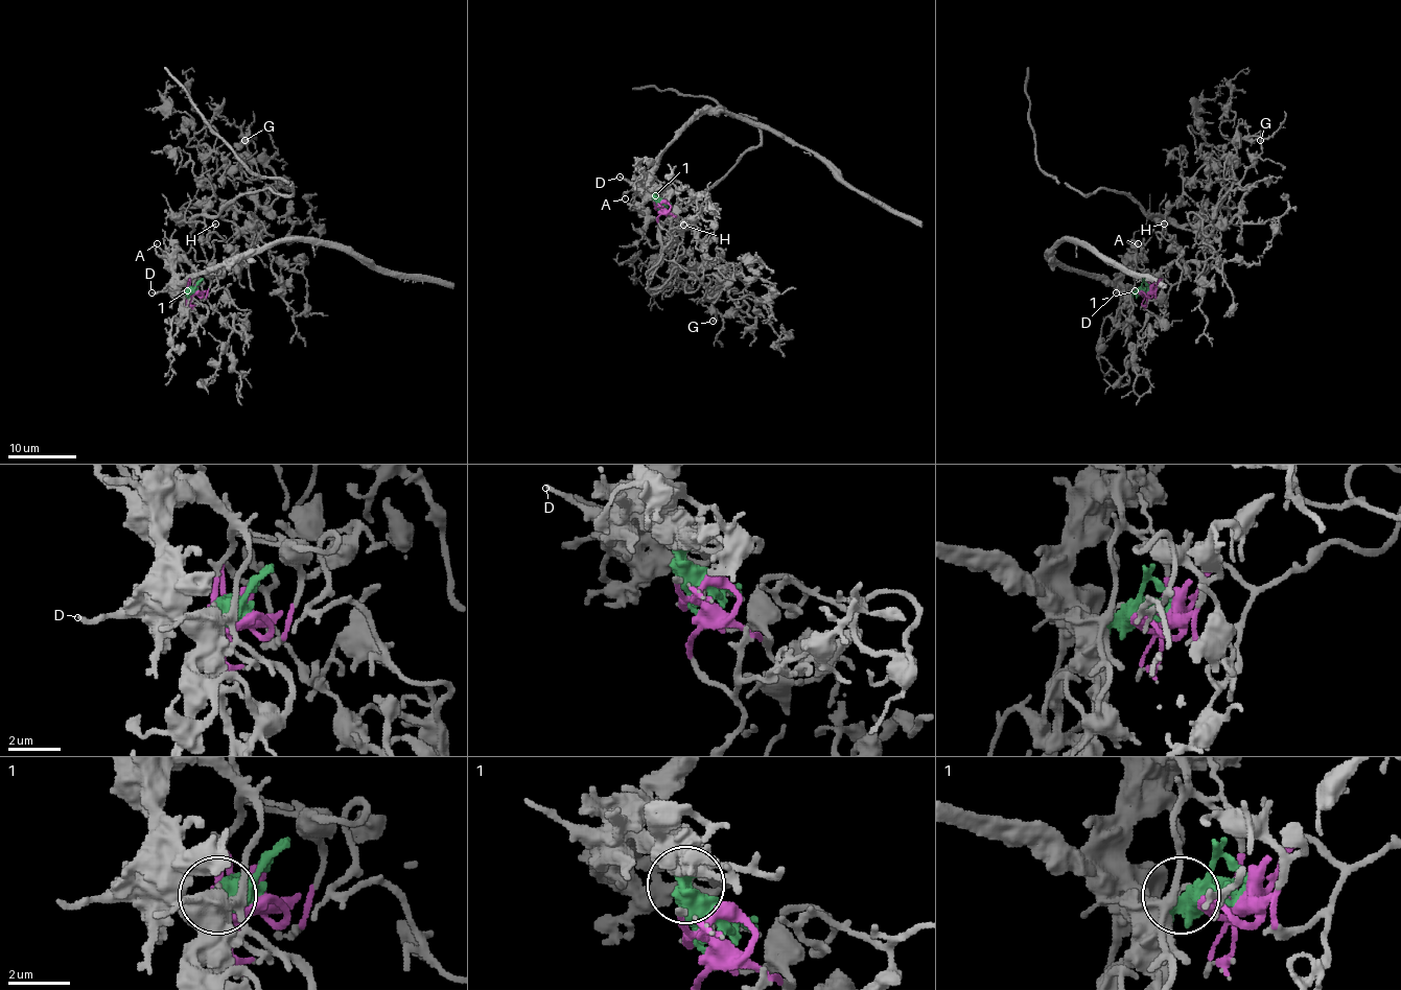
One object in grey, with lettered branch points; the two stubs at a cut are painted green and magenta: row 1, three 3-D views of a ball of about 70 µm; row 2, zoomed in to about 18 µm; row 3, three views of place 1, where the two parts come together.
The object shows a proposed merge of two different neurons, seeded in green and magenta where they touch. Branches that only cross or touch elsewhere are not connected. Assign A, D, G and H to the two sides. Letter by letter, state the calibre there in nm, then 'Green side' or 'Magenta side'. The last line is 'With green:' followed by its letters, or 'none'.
A: Thickness 170 nm. Green side
D: Thickness 160 nm. Green side
G: Thickness 200 nm. Magenta side
H: Thickness 130 nm. Magenta side
With green: A, D

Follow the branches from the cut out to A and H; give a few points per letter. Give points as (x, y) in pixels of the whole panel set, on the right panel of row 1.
A: (1148, 290), (1129, 292), (1122, 285), (1122, 265), (1138, 244)
H: (1148, 290), (1161, 279), (1174, 284), (1206, 274), (1217, 256), (1196, 234), (1167, 220), (1164, 234), (1164, 224)

